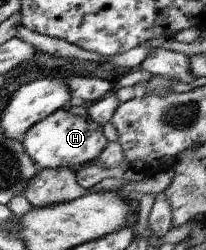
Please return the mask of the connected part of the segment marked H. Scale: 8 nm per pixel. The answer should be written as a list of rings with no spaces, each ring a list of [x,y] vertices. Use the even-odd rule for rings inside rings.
[[[59,108],[33,124],[20,137],[20,141],[25,153],[34,164],[40,165],[43,169],[80,166],[98,156],[107,145],[107,140],[102,135],[102,127],[90,118],[72,115],[66,108]]]

